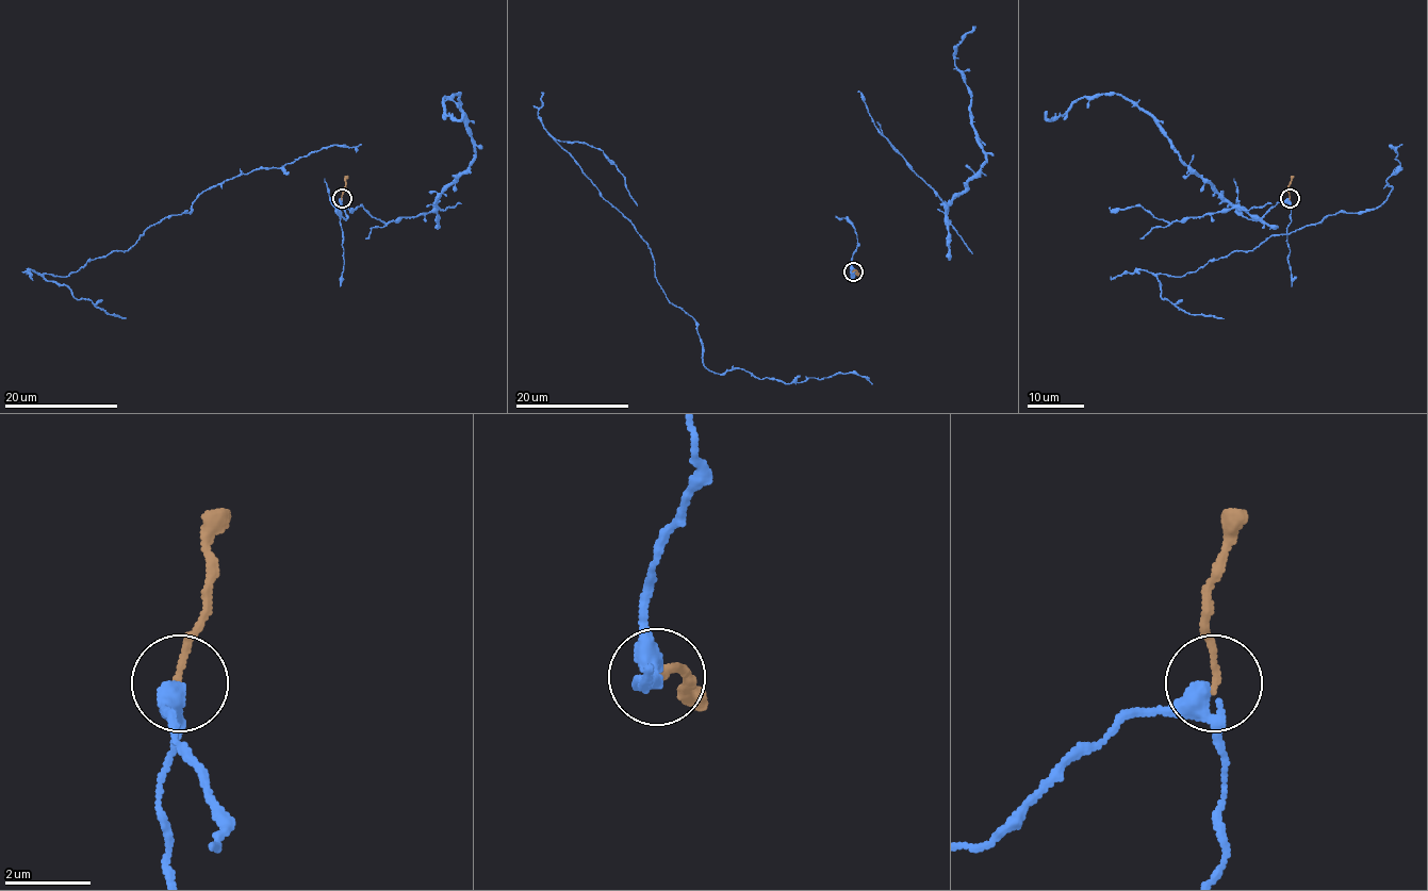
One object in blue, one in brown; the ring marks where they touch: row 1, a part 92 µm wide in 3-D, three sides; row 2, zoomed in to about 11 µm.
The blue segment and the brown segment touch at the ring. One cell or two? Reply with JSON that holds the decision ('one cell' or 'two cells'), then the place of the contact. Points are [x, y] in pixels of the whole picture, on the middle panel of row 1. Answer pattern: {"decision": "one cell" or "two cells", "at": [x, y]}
{"decision": "one cell", "at": [853, 271]}

